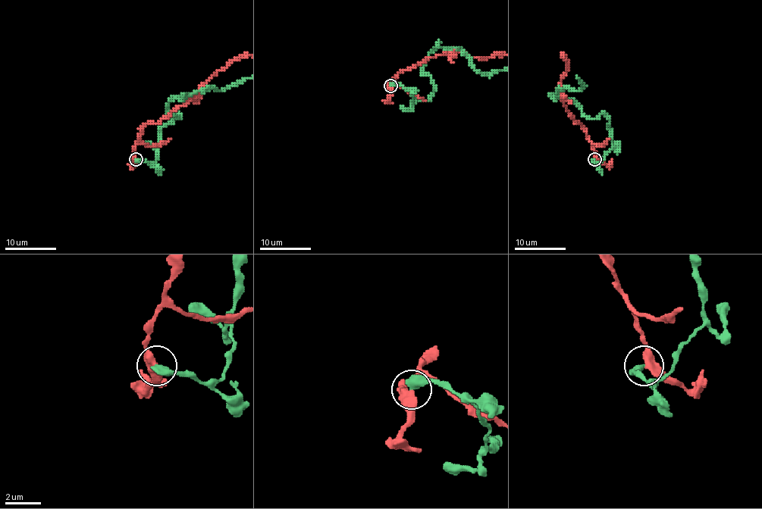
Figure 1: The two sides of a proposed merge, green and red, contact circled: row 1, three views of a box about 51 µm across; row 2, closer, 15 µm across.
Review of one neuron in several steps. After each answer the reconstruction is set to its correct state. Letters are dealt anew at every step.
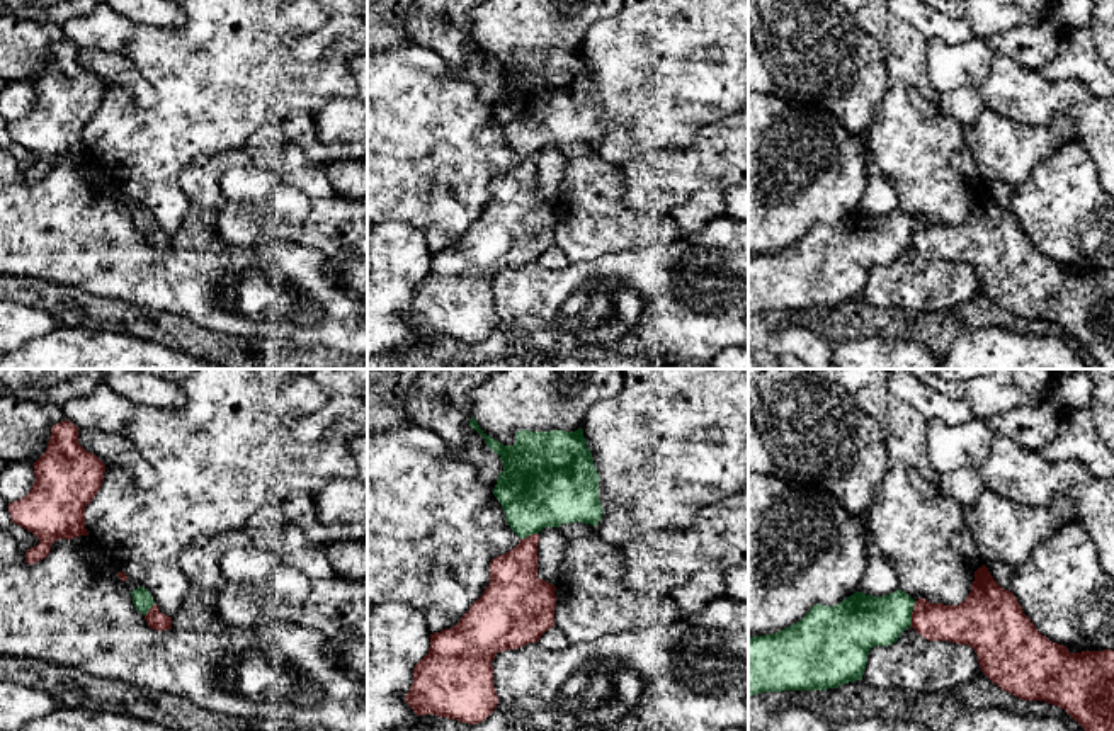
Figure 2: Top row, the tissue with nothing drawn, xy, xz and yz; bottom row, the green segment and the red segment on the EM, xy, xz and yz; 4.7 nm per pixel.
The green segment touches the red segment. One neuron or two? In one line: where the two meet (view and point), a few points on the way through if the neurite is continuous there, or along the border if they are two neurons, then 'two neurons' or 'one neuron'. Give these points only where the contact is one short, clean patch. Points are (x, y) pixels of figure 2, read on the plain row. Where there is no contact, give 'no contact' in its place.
meets green in yz at (910, 233); border along yz (915, 221), (909, 245); two neurons

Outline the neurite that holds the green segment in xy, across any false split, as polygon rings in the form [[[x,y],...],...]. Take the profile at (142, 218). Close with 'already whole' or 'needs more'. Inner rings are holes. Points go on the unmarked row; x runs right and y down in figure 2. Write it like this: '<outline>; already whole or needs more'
[[[138,206],[136,209],[133,209],[131,216],[136,230],[139,230],[143,235],[146,235],[148,230],[155,224],[151,212],[143,206]]]; already whole

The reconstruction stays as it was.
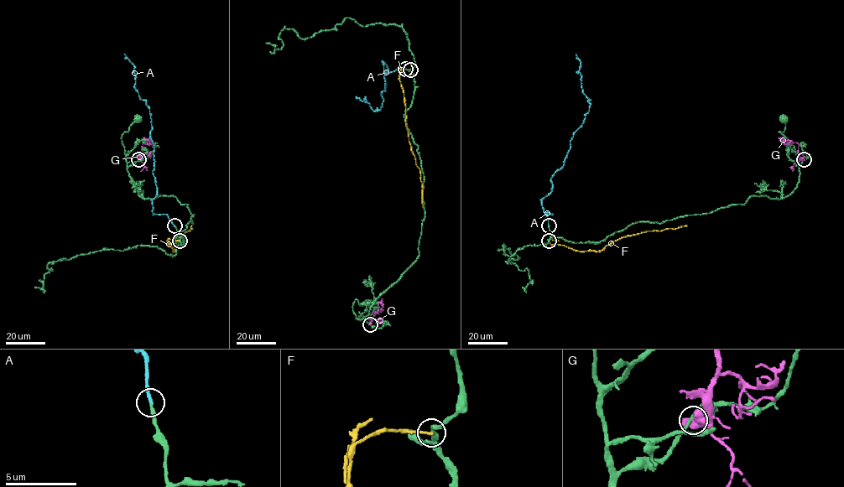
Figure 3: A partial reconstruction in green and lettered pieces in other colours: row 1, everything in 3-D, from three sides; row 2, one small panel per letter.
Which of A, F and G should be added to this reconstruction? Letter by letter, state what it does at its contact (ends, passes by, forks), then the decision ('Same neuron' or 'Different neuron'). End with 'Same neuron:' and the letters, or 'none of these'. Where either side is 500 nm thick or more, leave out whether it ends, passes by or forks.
A: It ends there. Same neuron
F: It ends there. Different neuron
G: Different neuron
Same neuron: A

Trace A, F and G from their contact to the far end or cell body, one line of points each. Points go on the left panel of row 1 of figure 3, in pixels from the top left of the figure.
A: (174, 225), (167, 215), (153, 213), (152, 199), (157, 192), (149, 109), (135, 87), (134, 65), (125, 54)
F: (179, 240), (168, 244), (174, 251), (179, 236), (190, 230), (191, 225)
G: (138, 159), (142, 143), (148, 140), (152, 143)

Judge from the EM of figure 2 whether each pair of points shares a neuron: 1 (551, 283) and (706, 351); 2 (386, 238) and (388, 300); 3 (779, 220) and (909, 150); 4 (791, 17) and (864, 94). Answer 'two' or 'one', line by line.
1: one
2: one
3: two
4: one

